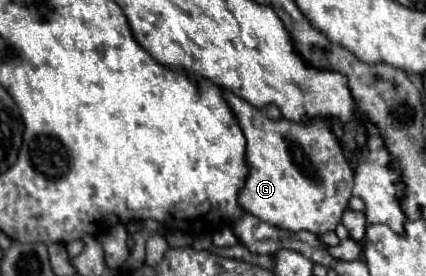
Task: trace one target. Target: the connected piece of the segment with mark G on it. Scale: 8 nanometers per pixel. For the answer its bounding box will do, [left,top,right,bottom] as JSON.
[223,90,353,234]

